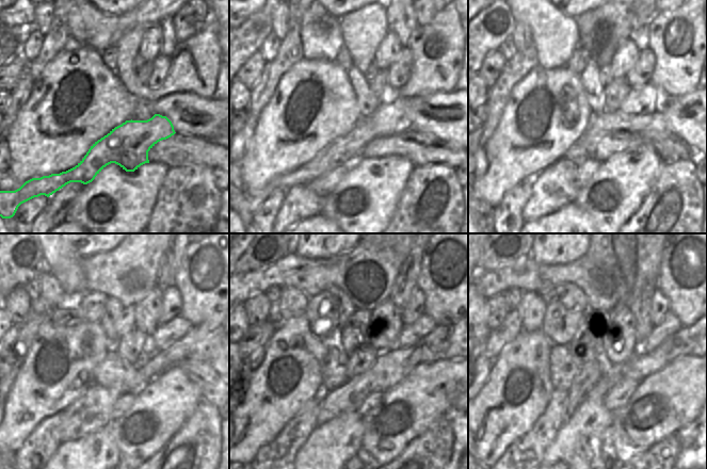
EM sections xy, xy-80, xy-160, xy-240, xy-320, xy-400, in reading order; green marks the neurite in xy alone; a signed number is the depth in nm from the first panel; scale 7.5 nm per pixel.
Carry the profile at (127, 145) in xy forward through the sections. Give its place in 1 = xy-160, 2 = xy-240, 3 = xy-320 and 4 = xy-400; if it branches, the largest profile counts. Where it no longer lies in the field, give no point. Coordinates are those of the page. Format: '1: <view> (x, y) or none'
1: xy-160 (640, 111)
2: xy-240 (164, 336)
3: xy-320 (410, 335)
4: xy-400 (670, 324)

